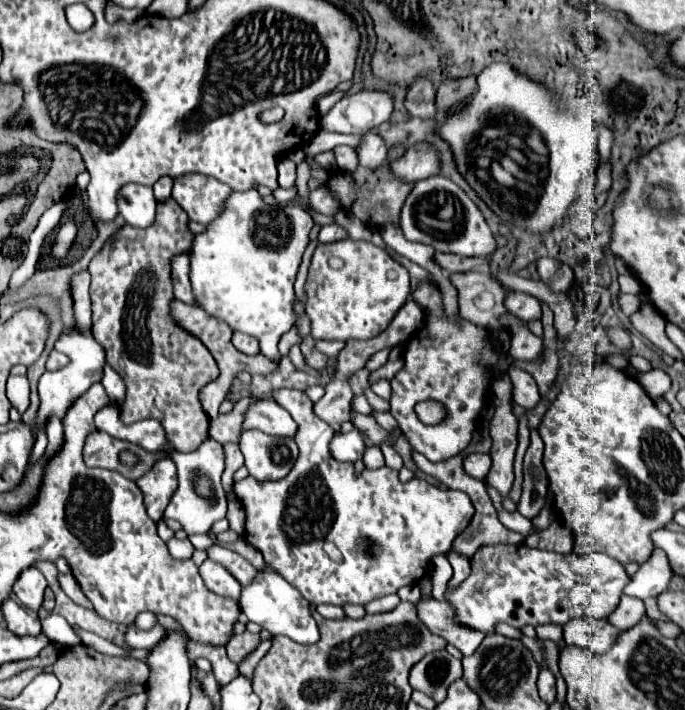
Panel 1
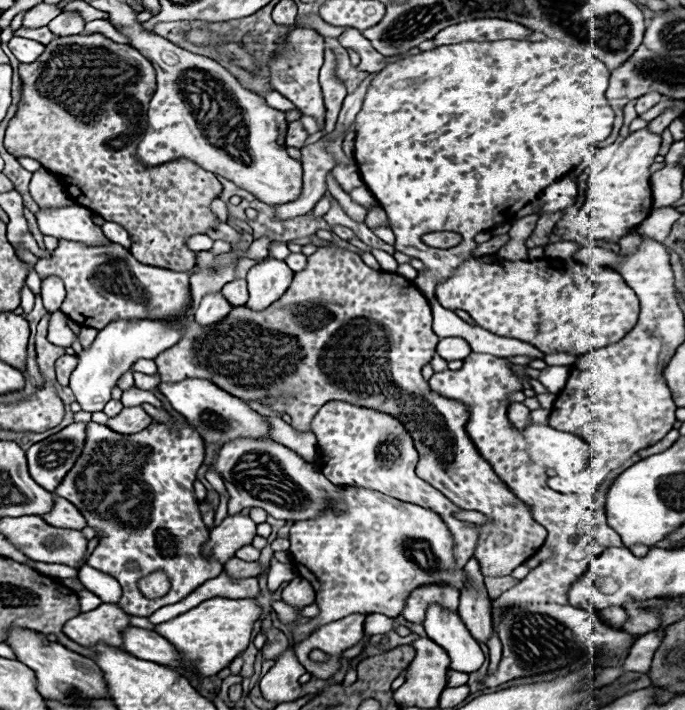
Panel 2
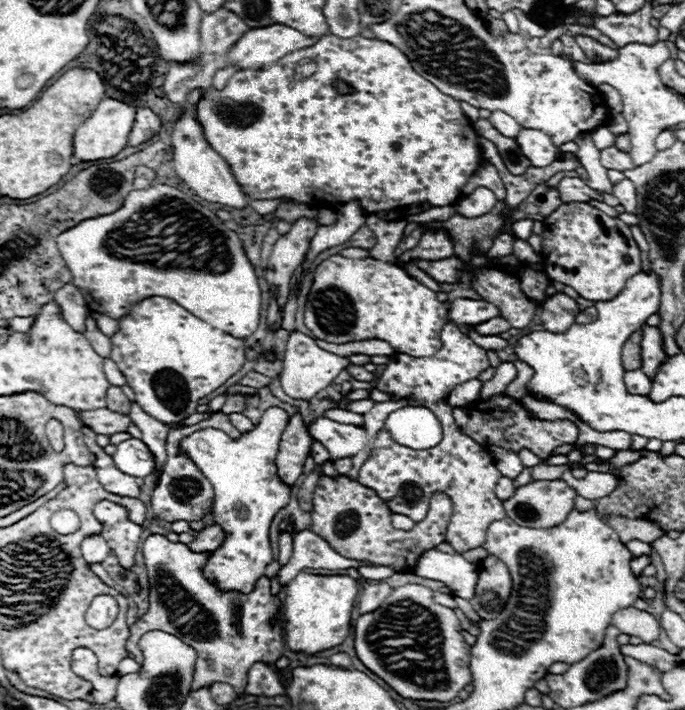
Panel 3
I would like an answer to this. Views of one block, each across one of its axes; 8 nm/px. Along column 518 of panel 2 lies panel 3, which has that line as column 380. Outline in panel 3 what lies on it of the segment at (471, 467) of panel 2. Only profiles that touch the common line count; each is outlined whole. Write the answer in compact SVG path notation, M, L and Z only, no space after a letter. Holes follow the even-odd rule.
M320 476L314 490L314 508L310 512L310 518L312 532L324 538L340 556L352 560L368 560L372 562L372 566L392 566L398 572L410 572L424 552L444 542L450 514L450 498L436 492L430 500L429 511L424 520L416 523L410 532L394 530L388 504L384 504L384 500L380 500L370 488L364 488L356 480L350 480L346 476L340 476L336 480Z

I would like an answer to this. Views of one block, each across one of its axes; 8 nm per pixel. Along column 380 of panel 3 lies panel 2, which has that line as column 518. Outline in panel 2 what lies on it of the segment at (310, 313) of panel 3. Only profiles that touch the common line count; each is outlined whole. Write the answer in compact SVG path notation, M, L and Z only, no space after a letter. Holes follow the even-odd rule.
M476 258L472 260L466 260L466 264L462 264L456 274L446 280L444 284L438 284L436 288L436 298L440 298L438 302L448 308L448 310L466 310L472 320L476 322L476 326L496 334L496 336L504 336L504 338L516 338L516 340L522 340L522 342L528 342L532 346L536 346L538 350L542 350L544 354L552 354L552 352L566 352L566 354L574 354L574 356L584 356L586 352L592 352L596 348L604 348L606 344L614 344L618 340L622 340L626 336L626 332L630 332L630 328L636 324L638 320L638 314L640 314L640 302L634 294L634 290L622 280L622 276L610 268L604 268L604 266L584 266L580 262L574 262L574 260L552 260L552 258L546 258L546 260L532 260L532 262L510 262L510 260L498 260L494 264L480 264Z

